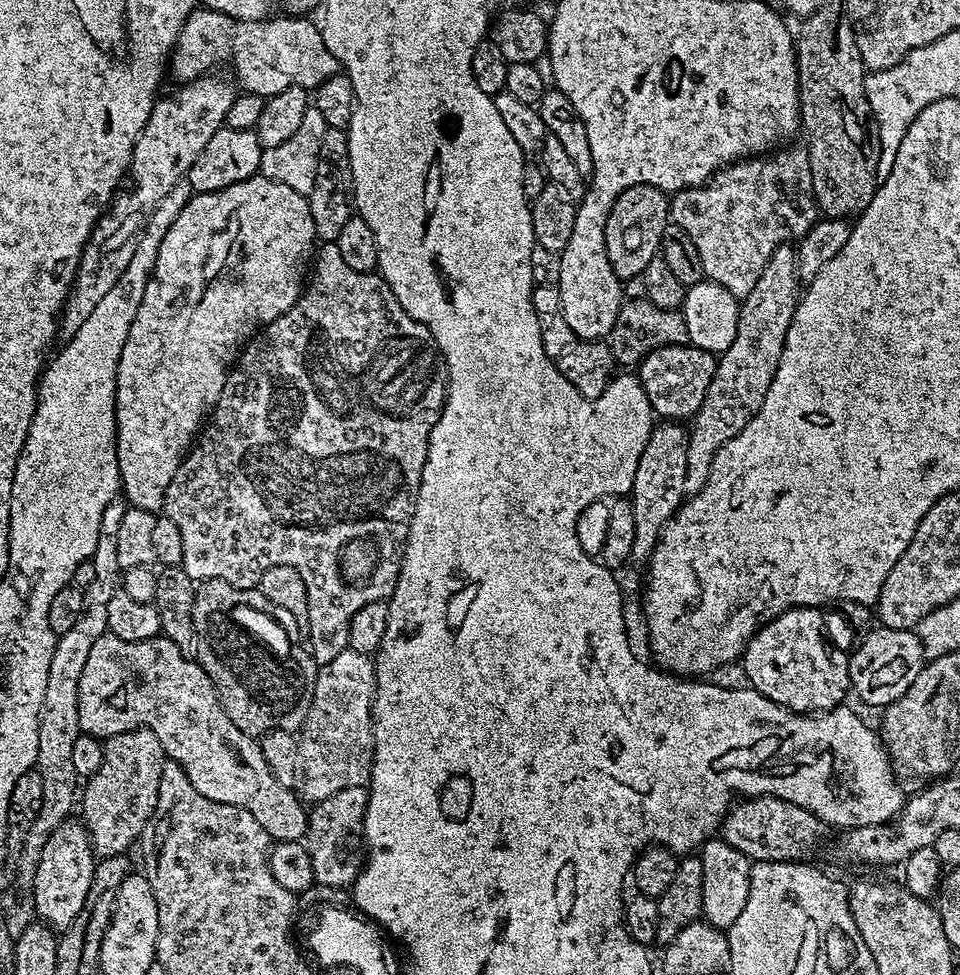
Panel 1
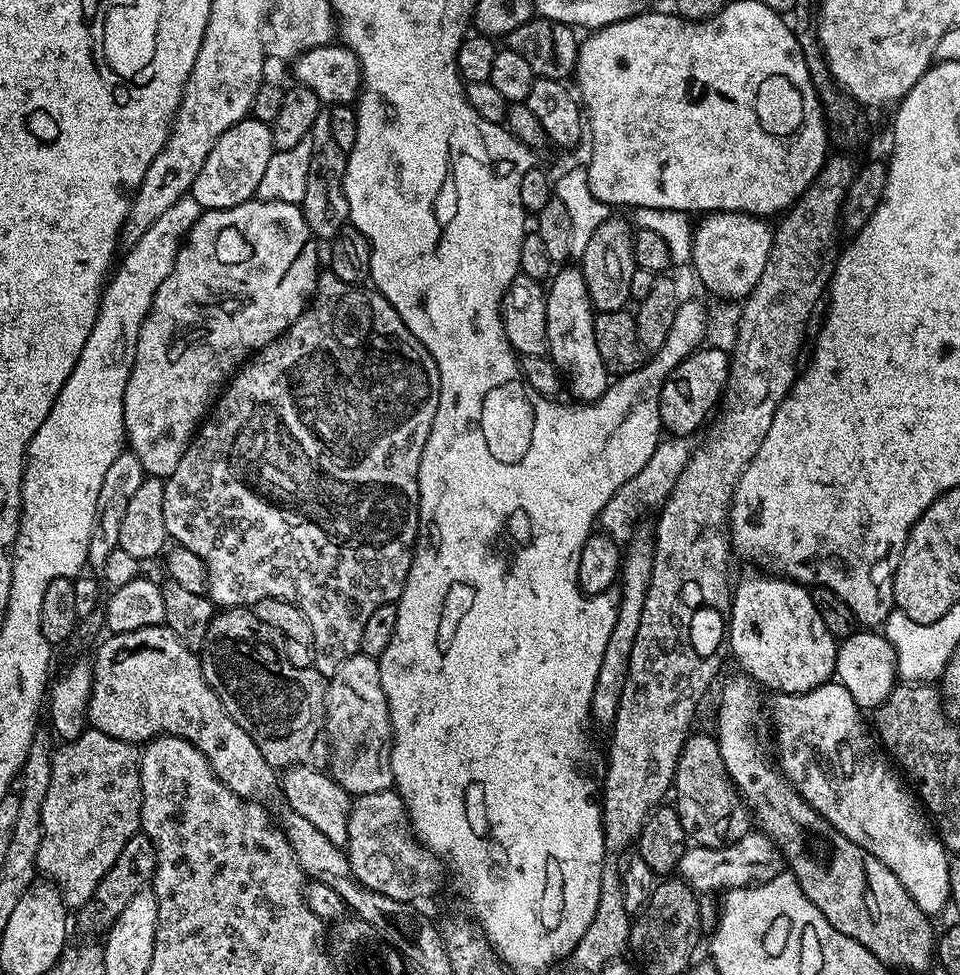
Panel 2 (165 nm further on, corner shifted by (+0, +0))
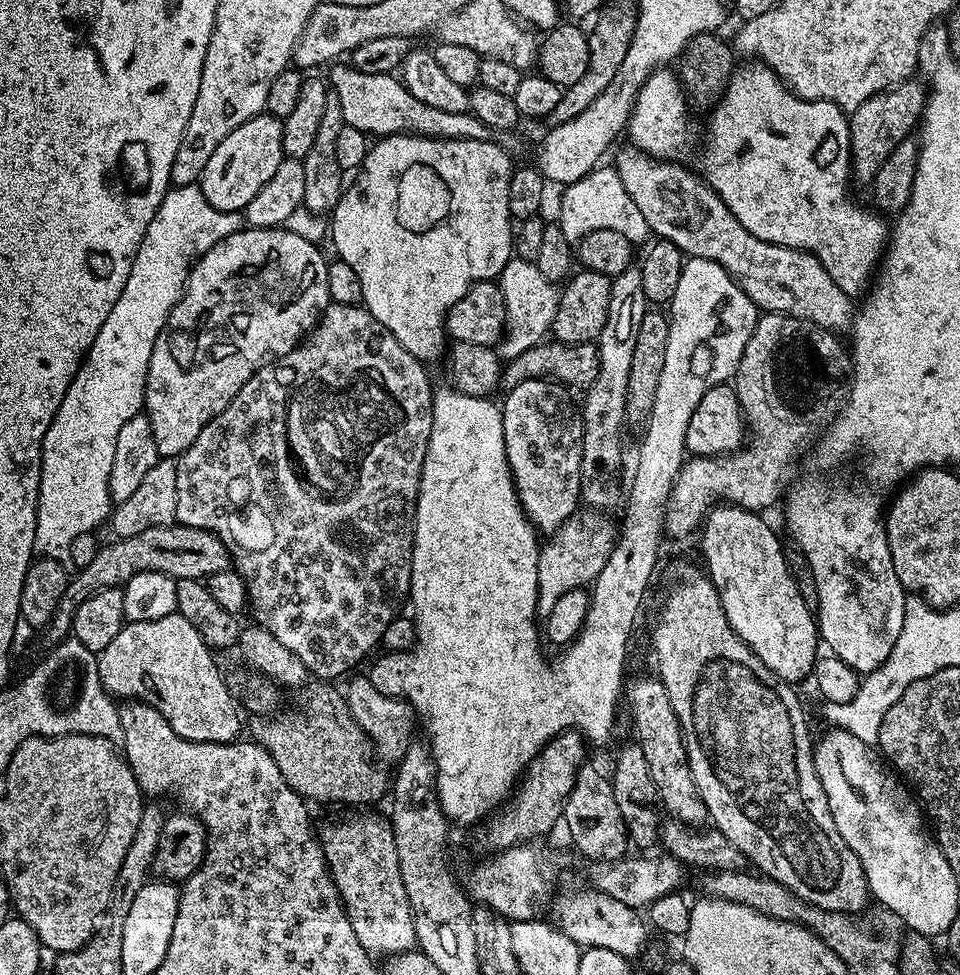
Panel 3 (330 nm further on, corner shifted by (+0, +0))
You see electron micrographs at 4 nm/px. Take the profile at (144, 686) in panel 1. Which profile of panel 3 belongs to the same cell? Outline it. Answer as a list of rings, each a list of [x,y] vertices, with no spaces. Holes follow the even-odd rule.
[[[179,612],[158,622],[125,623],[120,633],[98,653],[98,671],[104,689],[113,698],[125,696],[125,701],[149,704],[166,718],[166,722],[184,740],[193,740],[199,744],[231,744],[241,735],[240,712],[236,709],[234,695],[228,688],[225,673],[220,673],[216,665],[213,649],[206,646],[202,634],[186,622]]]

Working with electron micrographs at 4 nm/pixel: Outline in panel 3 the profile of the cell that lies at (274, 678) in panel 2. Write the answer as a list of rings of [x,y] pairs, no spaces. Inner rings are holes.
[[[328,682],[317,685],[304,704],[304,716],[297,720],[256,718],[251,739],[268,751],[270,758],[274,758],[274,766],[282,770],[282,778],[286,778],[286,782],[305,801],[372,806],[368,804],[376,804],[383,796],[385,799],[389,795],[389,773],[387,776],[372,761],[368,735],[360,729],[348,709],[345,693]]]

